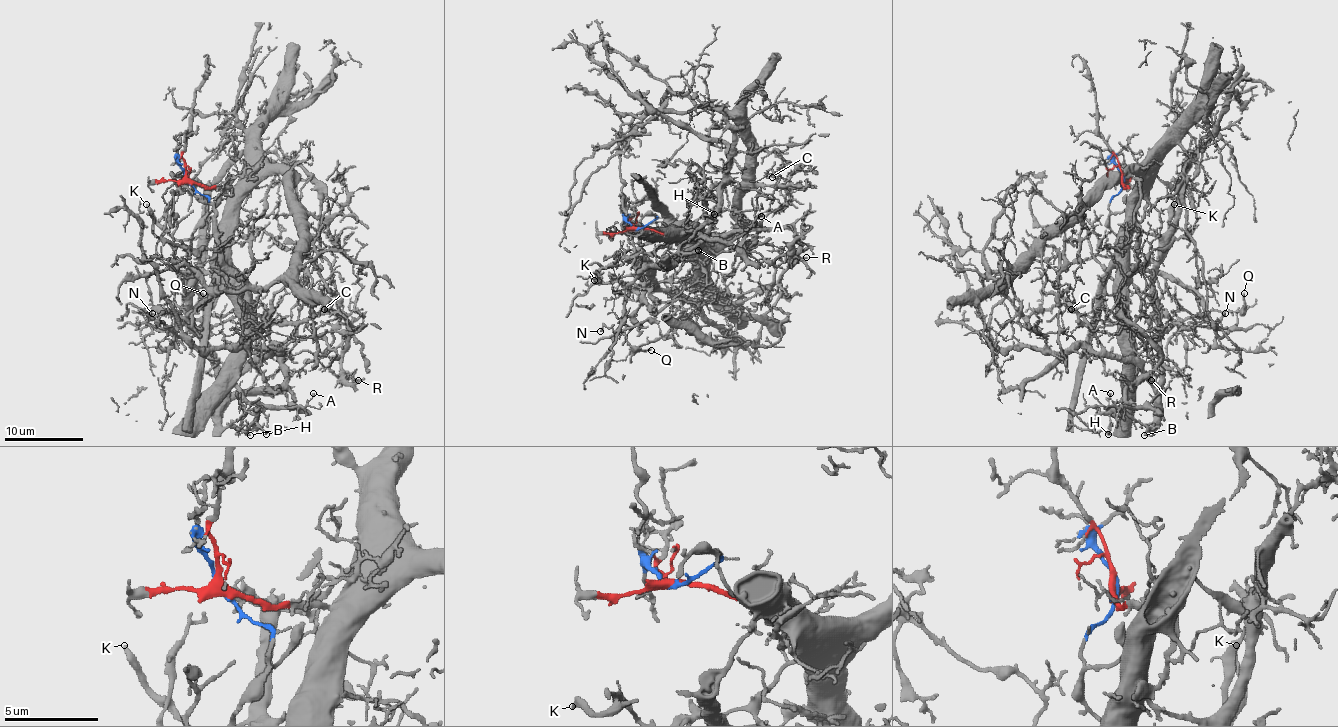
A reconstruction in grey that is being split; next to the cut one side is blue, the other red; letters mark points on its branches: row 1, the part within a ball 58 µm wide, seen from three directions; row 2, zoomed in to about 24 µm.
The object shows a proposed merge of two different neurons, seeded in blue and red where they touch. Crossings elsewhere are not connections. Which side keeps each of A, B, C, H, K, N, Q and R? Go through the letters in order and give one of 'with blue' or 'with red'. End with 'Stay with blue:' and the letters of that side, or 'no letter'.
A: with red
B: with blue
C: with red
H: with blue
K: with blue
N: with blue
Q: with blue
R: with red
Stay with blue: B, H, K, N, Q

